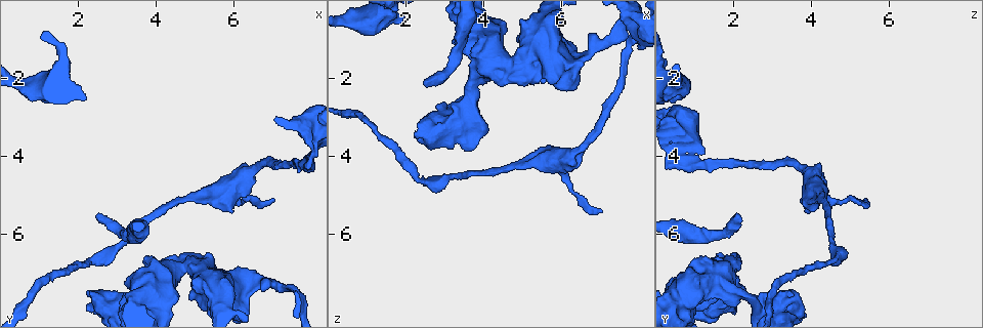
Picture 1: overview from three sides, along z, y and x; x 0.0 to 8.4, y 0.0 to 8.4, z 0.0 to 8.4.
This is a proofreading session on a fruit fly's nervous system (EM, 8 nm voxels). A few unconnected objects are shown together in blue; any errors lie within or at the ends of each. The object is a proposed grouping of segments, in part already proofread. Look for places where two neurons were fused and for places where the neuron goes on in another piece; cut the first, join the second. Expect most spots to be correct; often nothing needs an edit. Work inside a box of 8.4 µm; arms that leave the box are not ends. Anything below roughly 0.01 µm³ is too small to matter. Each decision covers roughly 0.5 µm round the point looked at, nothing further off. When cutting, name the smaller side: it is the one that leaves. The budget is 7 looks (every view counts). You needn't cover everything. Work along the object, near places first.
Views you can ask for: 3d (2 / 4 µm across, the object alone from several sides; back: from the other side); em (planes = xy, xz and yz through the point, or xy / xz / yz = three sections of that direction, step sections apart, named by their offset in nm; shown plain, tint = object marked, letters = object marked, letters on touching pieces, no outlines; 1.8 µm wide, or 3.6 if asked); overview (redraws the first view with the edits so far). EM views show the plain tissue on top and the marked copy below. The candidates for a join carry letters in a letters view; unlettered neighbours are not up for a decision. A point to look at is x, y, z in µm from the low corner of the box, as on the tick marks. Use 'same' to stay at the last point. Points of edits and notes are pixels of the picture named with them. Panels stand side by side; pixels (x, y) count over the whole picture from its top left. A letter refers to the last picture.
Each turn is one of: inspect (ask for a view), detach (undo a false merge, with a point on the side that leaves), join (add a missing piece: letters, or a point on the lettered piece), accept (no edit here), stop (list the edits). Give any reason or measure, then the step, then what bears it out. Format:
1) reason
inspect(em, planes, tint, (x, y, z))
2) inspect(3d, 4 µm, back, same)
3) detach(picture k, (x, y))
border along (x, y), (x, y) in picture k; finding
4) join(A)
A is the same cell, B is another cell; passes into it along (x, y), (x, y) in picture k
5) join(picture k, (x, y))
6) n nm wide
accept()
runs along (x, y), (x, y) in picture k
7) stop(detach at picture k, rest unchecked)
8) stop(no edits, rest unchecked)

branch stops here
inspect(3d, 4 µm, (1.10, 2.25, 0.85))

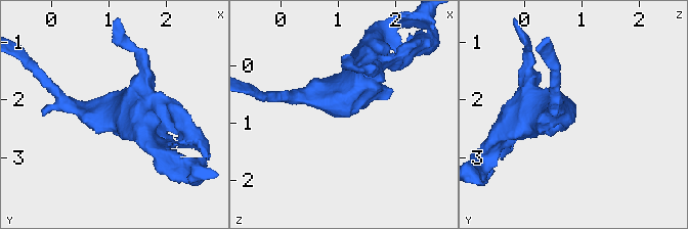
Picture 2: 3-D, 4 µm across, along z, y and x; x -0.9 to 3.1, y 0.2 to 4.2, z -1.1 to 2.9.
inspect(em, planes, letters, (1.10, 2.25, 0.90))

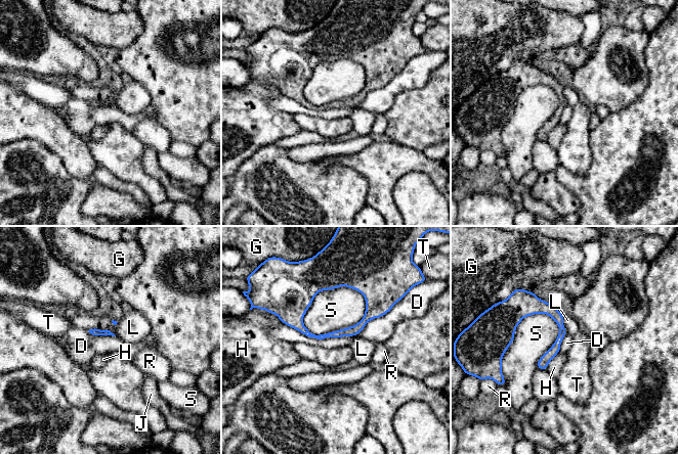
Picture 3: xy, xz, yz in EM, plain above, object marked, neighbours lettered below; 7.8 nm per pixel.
D touches over 900 nm
accept()
D, G, H, J, L, R, S and T are other cells; no lettered piece goes on from it

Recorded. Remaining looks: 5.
end of a long branch
inspect(em, planes, tint, (2.45, 5.55, 2.15))

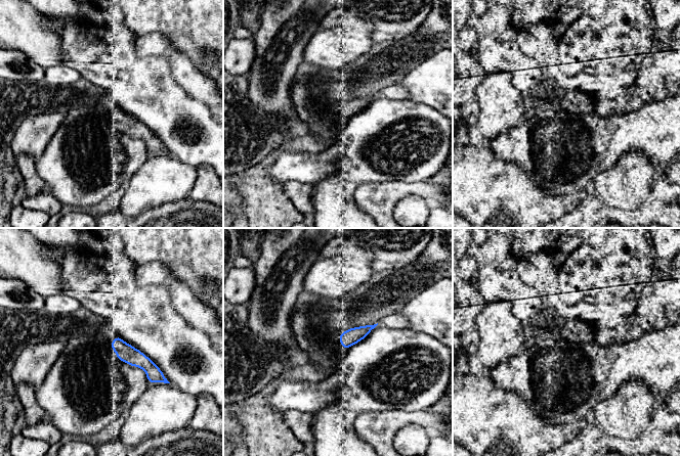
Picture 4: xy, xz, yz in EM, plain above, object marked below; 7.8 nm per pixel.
inspect(em, planes, letters, same)

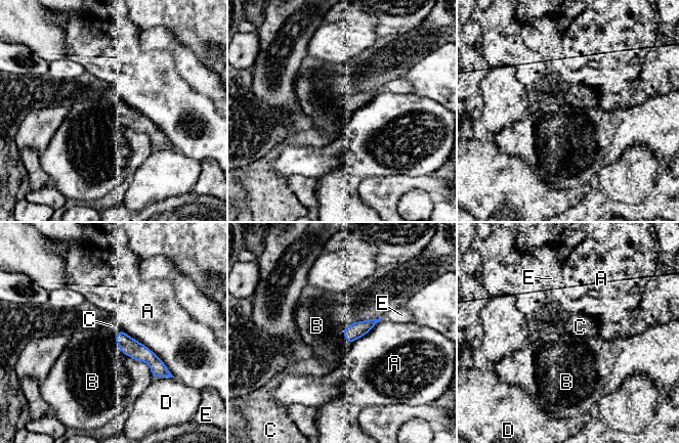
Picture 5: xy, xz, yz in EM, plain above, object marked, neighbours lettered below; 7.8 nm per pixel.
join(C)
C is the same cell, A, B, D and E are other cells; the neuron continues

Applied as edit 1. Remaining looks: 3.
sudden change in width
inspect(em, 3.6 µm, planes, tint, (6.00, 5.05, 4.35))

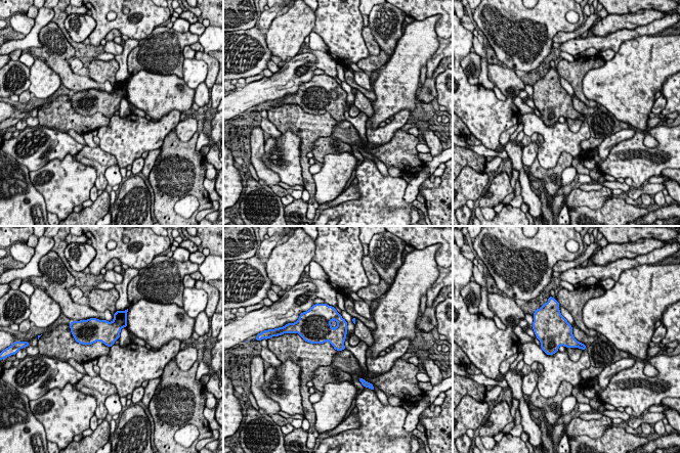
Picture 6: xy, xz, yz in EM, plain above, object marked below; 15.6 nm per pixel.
what lies round it
inspect(em, 3.6 µm, planes, letters, same)

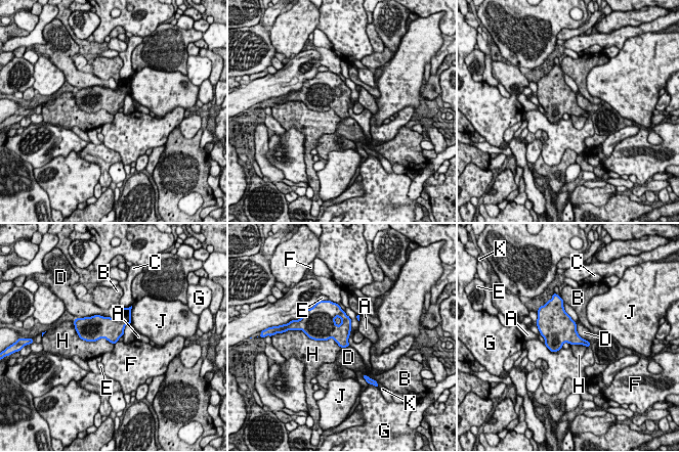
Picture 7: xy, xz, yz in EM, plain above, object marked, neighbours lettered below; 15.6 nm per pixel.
accept()
A, B, C, D, E, F, G, H, J and K are other cells; border along (78, 334), (114, 344) in picture 7; one neuron here

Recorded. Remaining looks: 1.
stop(join at picture 5, rest unchecked)

